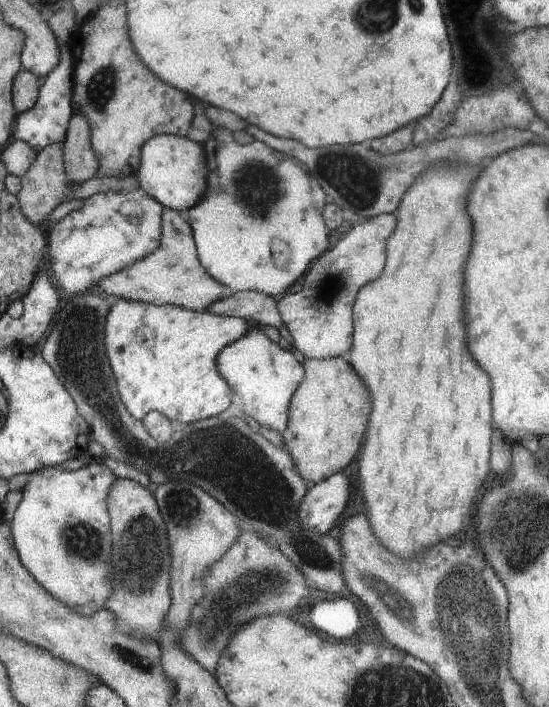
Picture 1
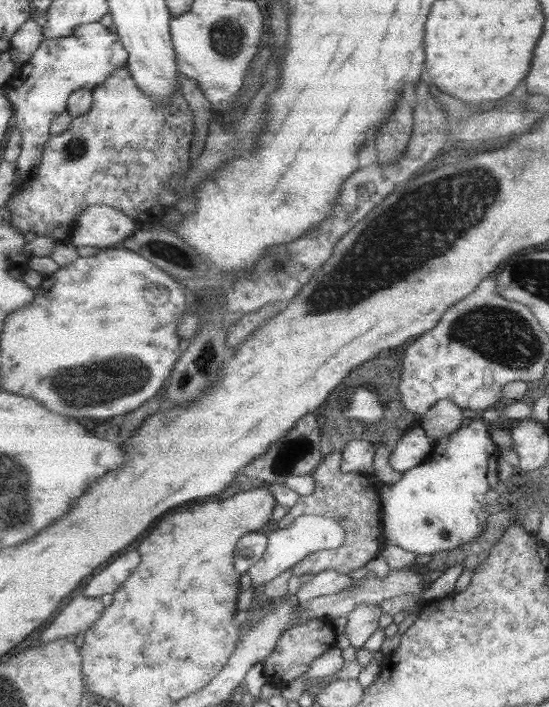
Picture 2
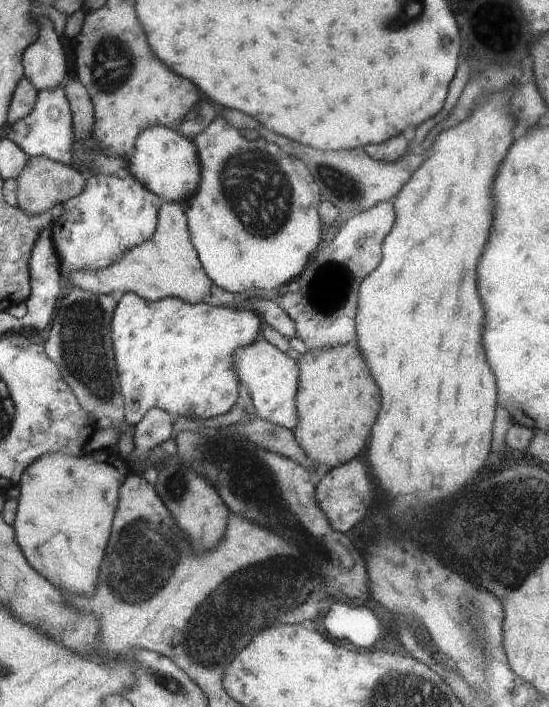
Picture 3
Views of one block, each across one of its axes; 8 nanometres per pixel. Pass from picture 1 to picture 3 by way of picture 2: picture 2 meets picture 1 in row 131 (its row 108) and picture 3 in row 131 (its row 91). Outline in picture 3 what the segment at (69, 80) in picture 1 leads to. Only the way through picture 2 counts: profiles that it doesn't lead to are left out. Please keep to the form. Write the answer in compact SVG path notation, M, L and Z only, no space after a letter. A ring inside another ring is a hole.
M61 86L57 90L44 90L38 94L31 114L8 128L6 139L15 143L29 158L50 158L50 160L65 166L79 168L73 161L75 153L73 147L77 144L74 133L71 109Z

